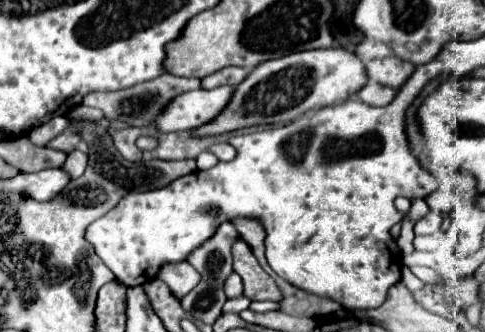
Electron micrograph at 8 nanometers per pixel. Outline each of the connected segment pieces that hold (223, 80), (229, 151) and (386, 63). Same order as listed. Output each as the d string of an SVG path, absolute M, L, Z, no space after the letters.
M229 66L229 68L223 68L207 78L201 80L201 88L217 88L217 86L235 86L239 84L245 76L249 74L249 70L245 68L235 68L235 66Z
M215 144L209 148L209 152L213 152L221 162L229 162L235 158L235 148L231 148L229 144Z
M387 56L381 60L367 62L365 70L367 70L369 80L383 84L383 86L389 86L389 88L399 88L407 82L407 78L415 70L415 66L409 62L403 62L397 56Z

